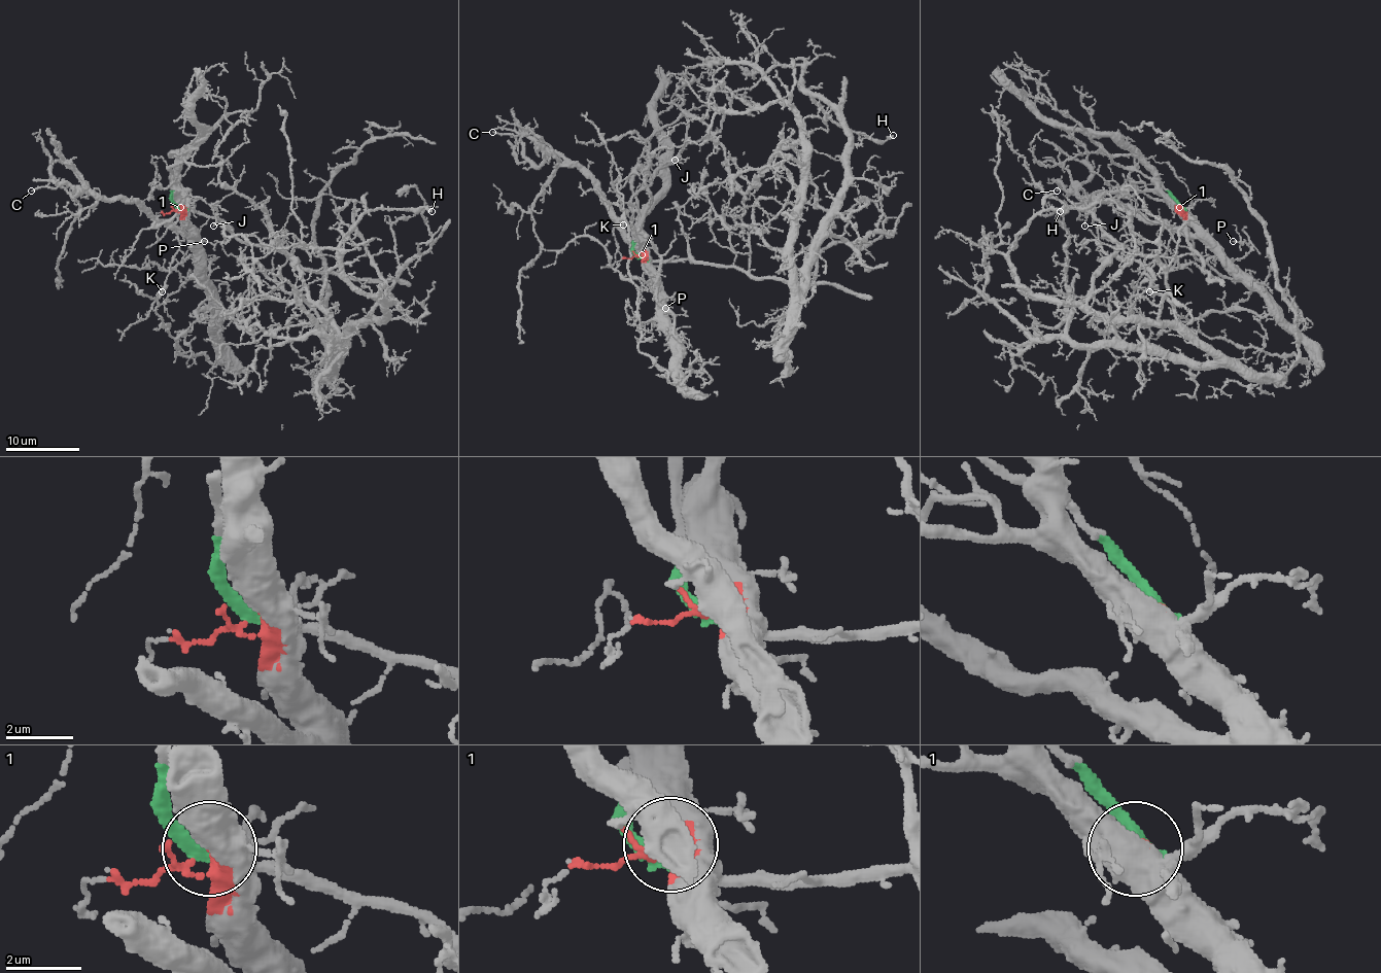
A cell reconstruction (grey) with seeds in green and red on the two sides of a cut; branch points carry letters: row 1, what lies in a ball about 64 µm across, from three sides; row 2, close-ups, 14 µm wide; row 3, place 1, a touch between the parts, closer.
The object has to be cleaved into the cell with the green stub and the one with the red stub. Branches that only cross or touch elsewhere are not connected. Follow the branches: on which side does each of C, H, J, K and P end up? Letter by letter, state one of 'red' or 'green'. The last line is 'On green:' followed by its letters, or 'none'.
C: red
H: red
J: red
K: red
P: red
On green: none

